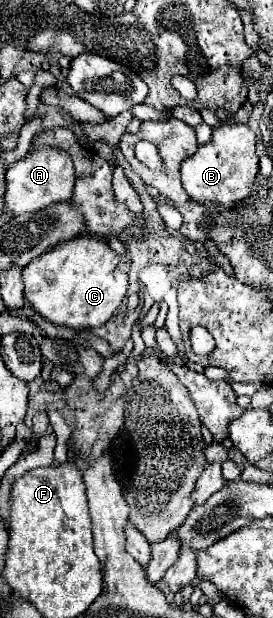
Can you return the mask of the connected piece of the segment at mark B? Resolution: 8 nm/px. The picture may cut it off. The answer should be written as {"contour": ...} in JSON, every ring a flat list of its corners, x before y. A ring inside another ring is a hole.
{"contour":[[222,124,214,128,210,142,198,146,198,150,182,162,182,184,190,198,196,202,210,200,224,208,234,208,252,194,256,174,256,134,246,124]]}

